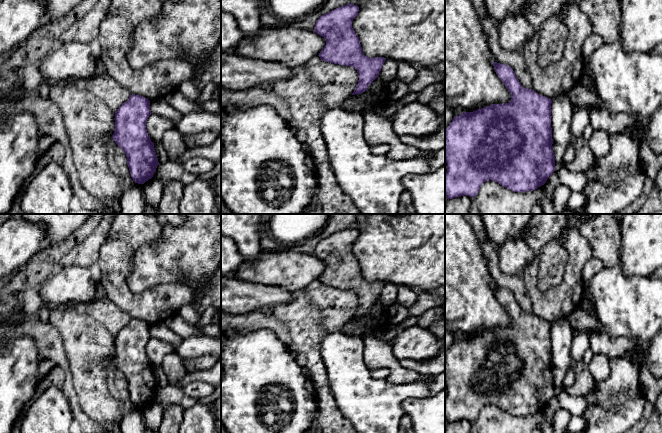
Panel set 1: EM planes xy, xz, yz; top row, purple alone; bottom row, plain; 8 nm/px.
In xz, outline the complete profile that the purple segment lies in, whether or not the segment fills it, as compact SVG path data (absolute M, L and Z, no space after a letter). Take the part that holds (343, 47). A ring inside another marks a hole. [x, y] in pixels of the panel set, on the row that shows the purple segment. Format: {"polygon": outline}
{"polygon": "M348 3L322 15L314 28L326 40L326 45L318 55L321 60L357 70L359 80L352 95L367 90L386 60L384 57L369 58L363 54L359 37L352 28L352 21L358 12L357 5Z"}

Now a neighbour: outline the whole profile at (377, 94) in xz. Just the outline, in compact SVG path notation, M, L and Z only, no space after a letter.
M377 77L361 94L350 95L342 104L342 108L350 110L355 106L367 104L373 109L377 106L392 105L388 86Z

